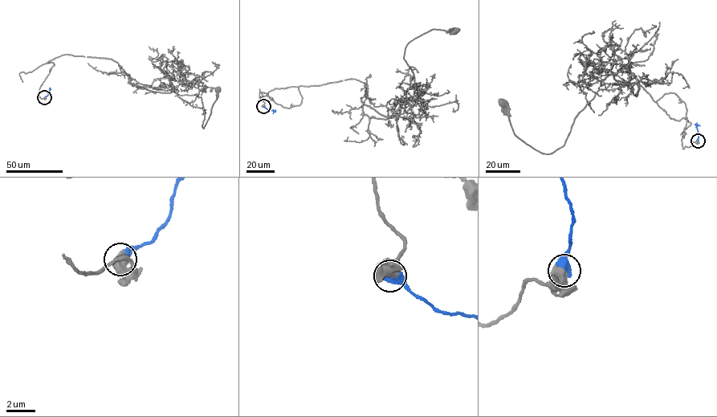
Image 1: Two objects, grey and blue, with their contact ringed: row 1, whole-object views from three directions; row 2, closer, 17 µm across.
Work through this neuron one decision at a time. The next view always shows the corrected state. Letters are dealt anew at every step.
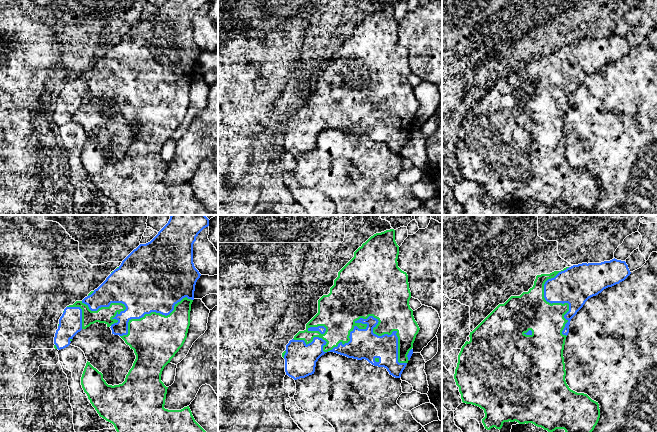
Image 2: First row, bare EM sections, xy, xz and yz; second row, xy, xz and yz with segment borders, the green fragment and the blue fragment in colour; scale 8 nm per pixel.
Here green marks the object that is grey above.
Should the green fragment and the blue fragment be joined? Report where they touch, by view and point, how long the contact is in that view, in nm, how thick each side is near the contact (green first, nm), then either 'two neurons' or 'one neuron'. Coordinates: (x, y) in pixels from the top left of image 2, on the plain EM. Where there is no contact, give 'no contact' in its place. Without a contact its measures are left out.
meets green in xz at (361, 99); contact 950 nm long; 420 nm thick on the green side, 240 nm on the other; one neuron

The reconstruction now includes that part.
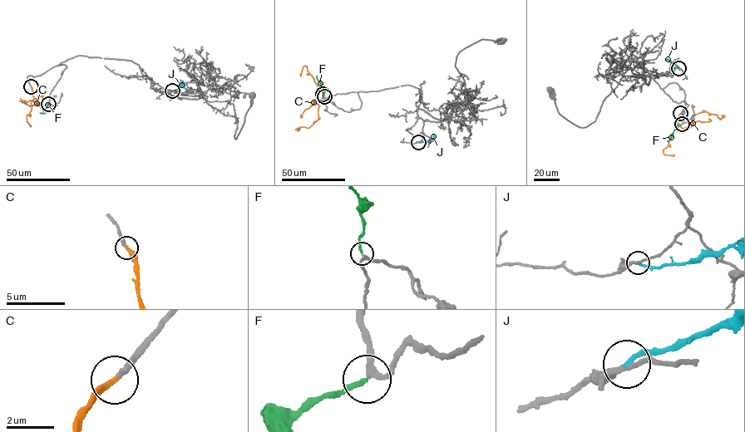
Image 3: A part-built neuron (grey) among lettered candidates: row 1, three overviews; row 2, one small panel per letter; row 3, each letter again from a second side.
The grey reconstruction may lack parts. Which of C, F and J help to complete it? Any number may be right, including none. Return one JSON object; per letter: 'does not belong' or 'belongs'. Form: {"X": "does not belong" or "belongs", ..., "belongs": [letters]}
{"C": "belongs", "F": "belongs", "J": "does not belong", "belongs": ["C", "F"]}

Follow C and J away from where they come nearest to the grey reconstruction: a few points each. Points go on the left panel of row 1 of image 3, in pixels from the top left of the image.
C: (31, 86), (32, 95), (41, 107), (37, 98), (37, 95), (42, 96), (39, 103), (29, 105), (19, 100)
J: (172, 90), (183, 83), (180, 80)

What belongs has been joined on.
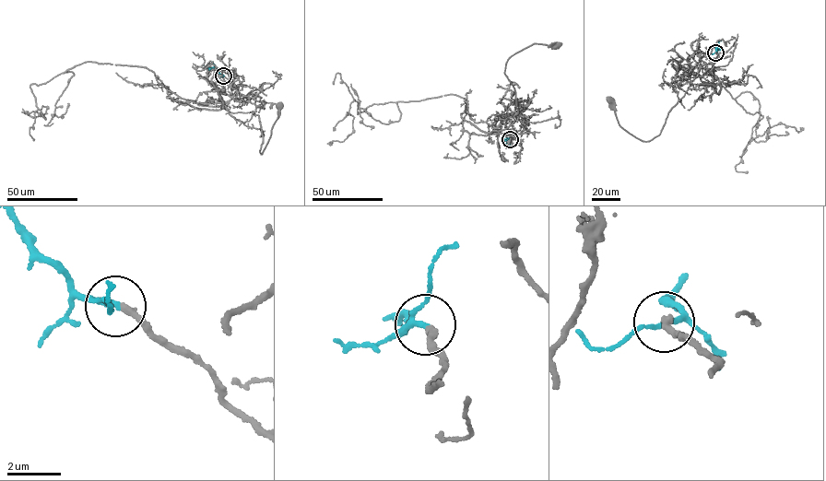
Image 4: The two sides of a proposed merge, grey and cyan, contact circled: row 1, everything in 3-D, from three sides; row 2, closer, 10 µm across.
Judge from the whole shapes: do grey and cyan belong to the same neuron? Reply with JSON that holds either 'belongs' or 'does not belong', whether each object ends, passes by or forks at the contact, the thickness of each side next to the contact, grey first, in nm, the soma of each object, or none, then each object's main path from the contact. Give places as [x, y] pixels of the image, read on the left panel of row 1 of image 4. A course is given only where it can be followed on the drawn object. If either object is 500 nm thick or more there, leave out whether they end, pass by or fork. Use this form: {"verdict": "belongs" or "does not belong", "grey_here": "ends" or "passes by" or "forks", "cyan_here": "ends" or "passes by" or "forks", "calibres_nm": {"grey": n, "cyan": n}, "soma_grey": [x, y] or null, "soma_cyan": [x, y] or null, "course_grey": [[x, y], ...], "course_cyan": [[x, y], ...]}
{"verdict": "belongs", "grey_here": "ends", "cyan_here": "passes by", "calibres_nm": {"grey": 260, "cyan": 140}, "soma_grey": [279, 106], "soma_cyan": null, "course_grey": [[223, 76], [233, 85], [231, 99], [224, 107], [230, 112], [258, 115], [262, 154], [279, 104]], "course_cyan": [[223, 76], [216, 68], [209, 69], [203, 64]]}

